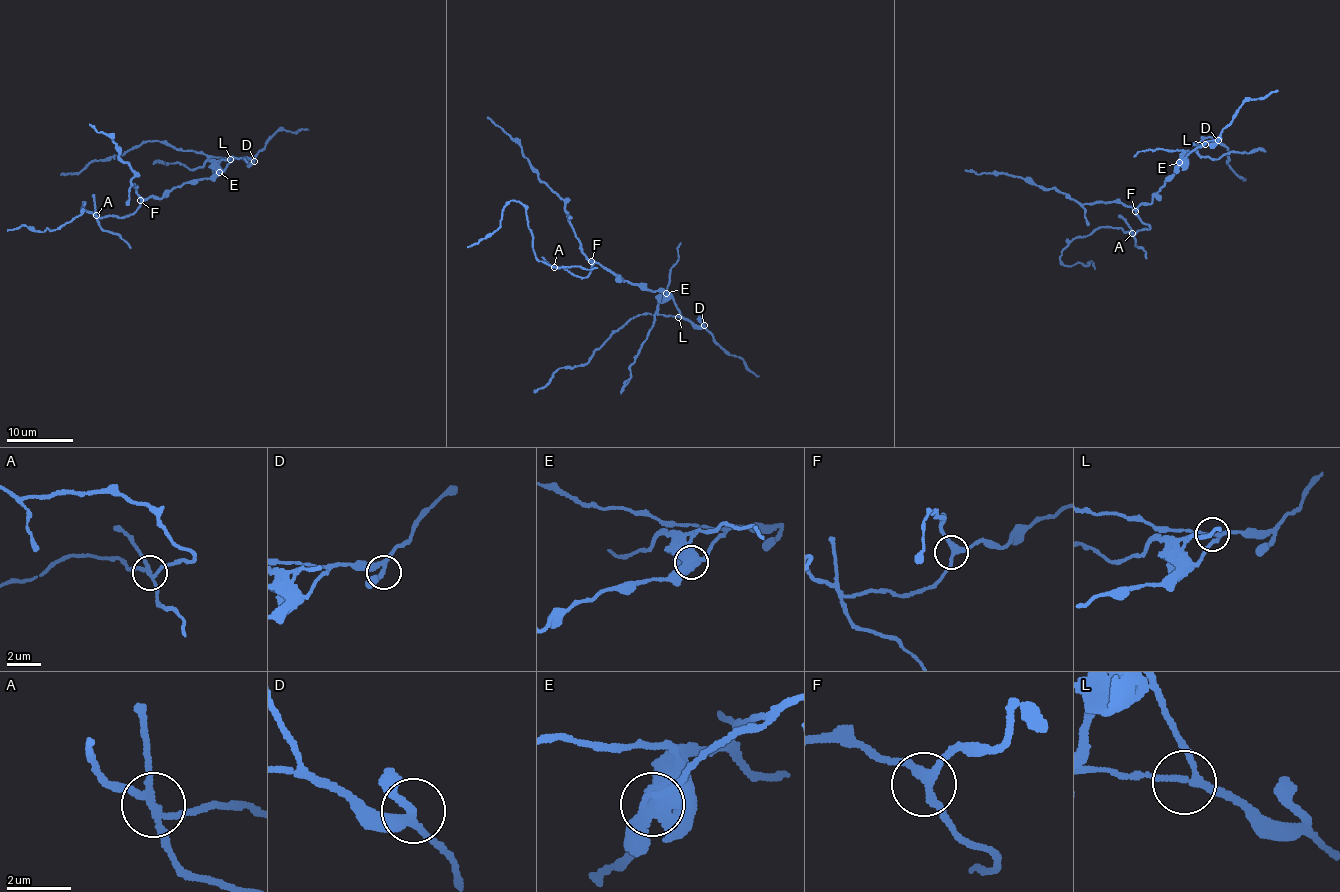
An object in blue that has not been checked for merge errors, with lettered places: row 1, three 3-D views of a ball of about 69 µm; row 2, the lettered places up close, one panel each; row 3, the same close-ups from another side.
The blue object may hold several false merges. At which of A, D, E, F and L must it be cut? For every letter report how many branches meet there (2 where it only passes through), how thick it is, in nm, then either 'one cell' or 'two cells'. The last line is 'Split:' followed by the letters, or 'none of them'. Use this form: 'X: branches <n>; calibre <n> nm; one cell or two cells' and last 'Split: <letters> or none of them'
A: branches 4; calibre 190 nm; two cells
D: branches 3; calibre 260 nm; one cell
E: branches 3; calibre 400 nm; two cells
F: branches 3; calibre 280 nm; one cell
L: branches 3; calibre 180 nm; one cell
Split: A, E

